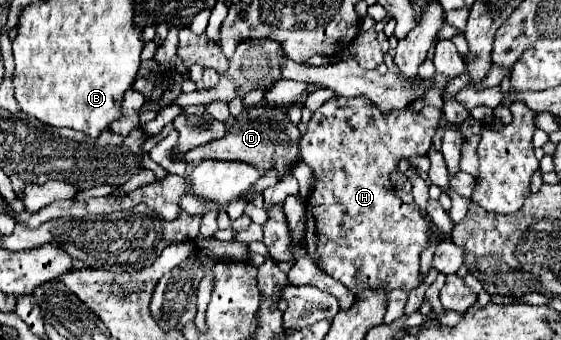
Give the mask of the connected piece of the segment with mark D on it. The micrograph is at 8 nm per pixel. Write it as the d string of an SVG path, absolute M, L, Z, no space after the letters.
M252 102L248 106L248 110L244 110L232 124L232 128L228 130L228 134L222 140L214 140L206 146L194 148L186 154L186 162L200 162L204 158L212 158L212 160L228 160L228 162L246 162L250 166L254 166L260 176L264 176L270 168L274 168L278 172L278 180L284 178L286 172L292 172L292 166L298 164L300 158L300 150L298 150L298 142L300 142L302 134L298 130L296 124L290 122L288 112L284 108L278 108L274 104L268 102Z

